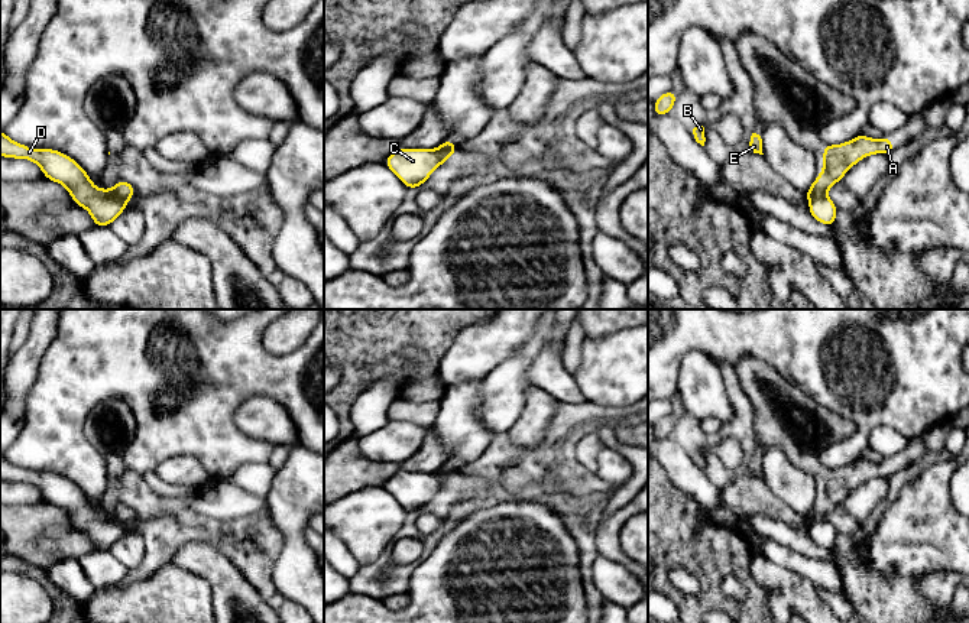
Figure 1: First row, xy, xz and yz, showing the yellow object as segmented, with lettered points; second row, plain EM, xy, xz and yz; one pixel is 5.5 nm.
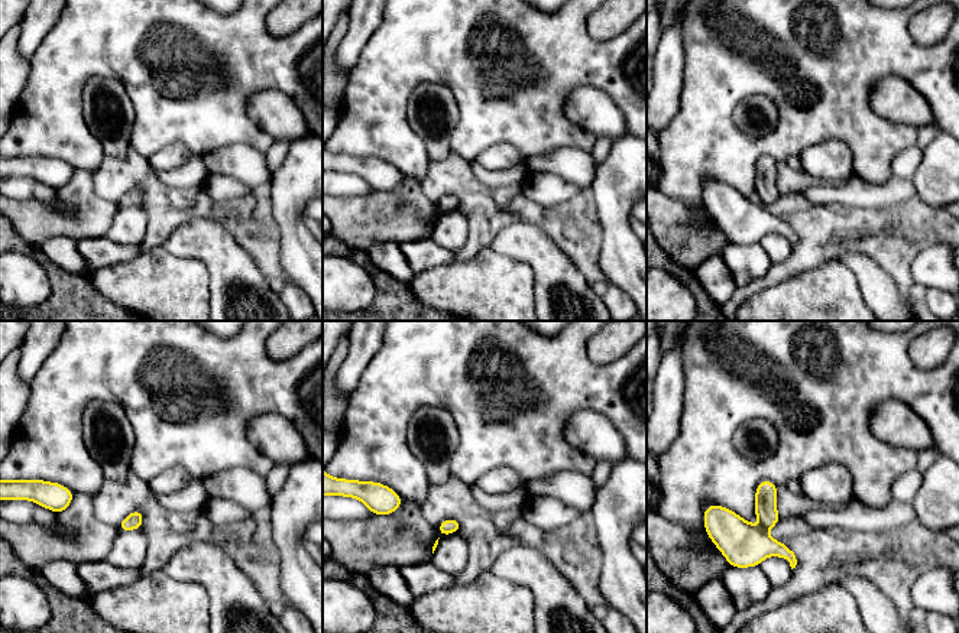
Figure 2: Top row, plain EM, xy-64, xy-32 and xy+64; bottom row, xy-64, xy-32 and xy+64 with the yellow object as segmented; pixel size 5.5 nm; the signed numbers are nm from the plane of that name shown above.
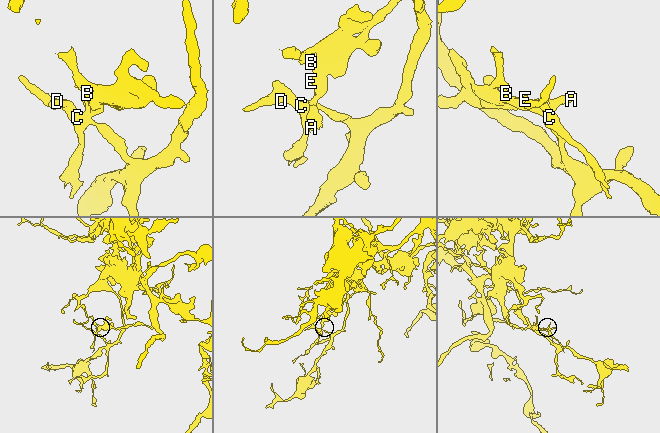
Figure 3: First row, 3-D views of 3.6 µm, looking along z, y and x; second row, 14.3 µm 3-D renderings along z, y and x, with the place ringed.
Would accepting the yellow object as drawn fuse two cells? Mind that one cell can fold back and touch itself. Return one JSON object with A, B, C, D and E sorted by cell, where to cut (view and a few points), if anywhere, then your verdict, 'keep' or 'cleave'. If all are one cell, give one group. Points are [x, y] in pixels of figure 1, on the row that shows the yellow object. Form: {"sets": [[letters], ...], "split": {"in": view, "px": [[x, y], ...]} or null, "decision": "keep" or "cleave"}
{"sets": [["A", "B", "E"], ["C", "D"]], "split": {"in": "yz", "px": [[823, 192], [809, 200]]}, "decision": "cleave"}

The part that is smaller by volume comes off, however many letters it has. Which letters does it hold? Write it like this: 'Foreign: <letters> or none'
Foreign: A, B, E

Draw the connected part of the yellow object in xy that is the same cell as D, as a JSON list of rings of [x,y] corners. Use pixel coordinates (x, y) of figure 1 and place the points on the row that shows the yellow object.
[[[0,130],[0,156],[35,162],[45,179],[62,184],[72,201],[91,214],[94,227],[108,227],[127,207],[113,191],[98,189],[82,166],[59,150],[27,147]]]

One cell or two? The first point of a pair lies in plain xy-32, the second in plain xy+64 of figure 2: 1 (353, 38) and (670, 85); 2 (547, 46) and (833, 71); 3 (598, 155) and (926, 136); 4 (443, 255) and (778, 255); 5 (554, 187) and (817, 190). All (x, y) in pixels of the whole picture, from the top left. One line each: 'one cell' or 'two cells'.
1: one cell
2: one cell
3: one cell
4: two cells
5: one cell

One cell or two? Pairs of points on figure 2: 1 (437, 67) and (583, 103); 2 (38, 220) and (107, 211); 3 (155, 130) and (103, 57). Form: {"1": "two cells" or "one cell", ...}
{"1": "two cells", "2": "one cell", "3": "one cell"}

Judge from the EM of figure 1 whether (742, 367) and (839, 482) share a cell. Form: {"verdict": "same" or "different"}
{"verdict": "same"}

